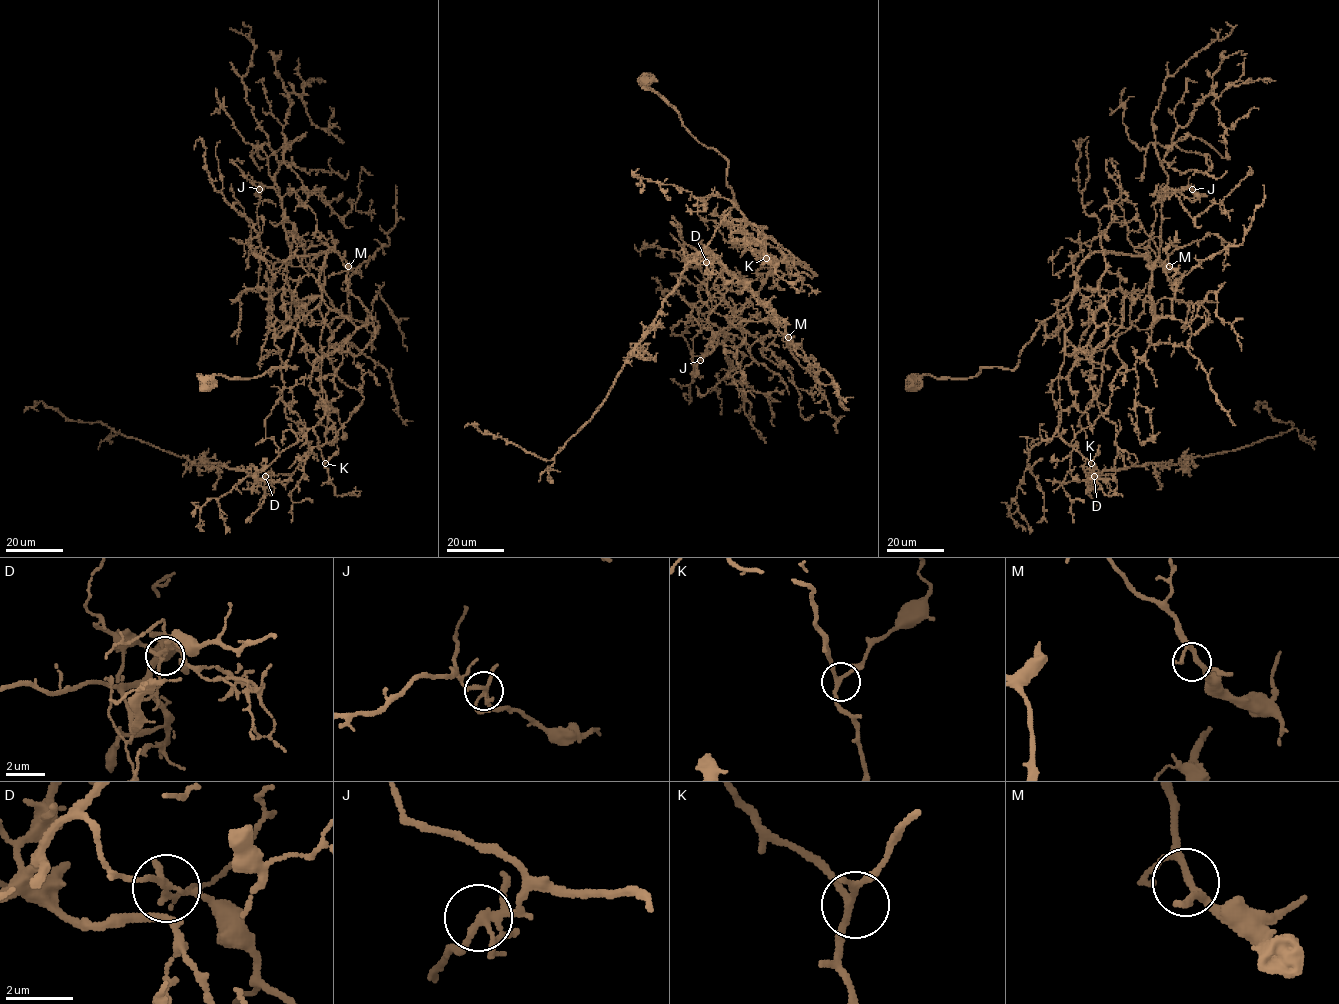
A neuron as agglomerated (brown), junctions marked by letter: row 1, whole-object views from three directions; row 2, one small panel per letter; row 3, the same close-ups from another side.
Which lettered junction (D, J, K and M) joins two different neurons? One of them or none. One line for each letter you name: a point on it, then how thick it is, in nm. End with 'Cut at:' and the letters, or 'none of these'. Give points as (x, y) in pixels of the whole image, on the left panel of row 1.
D: place (265, 476); calibre 160 nm
Cut at: D

